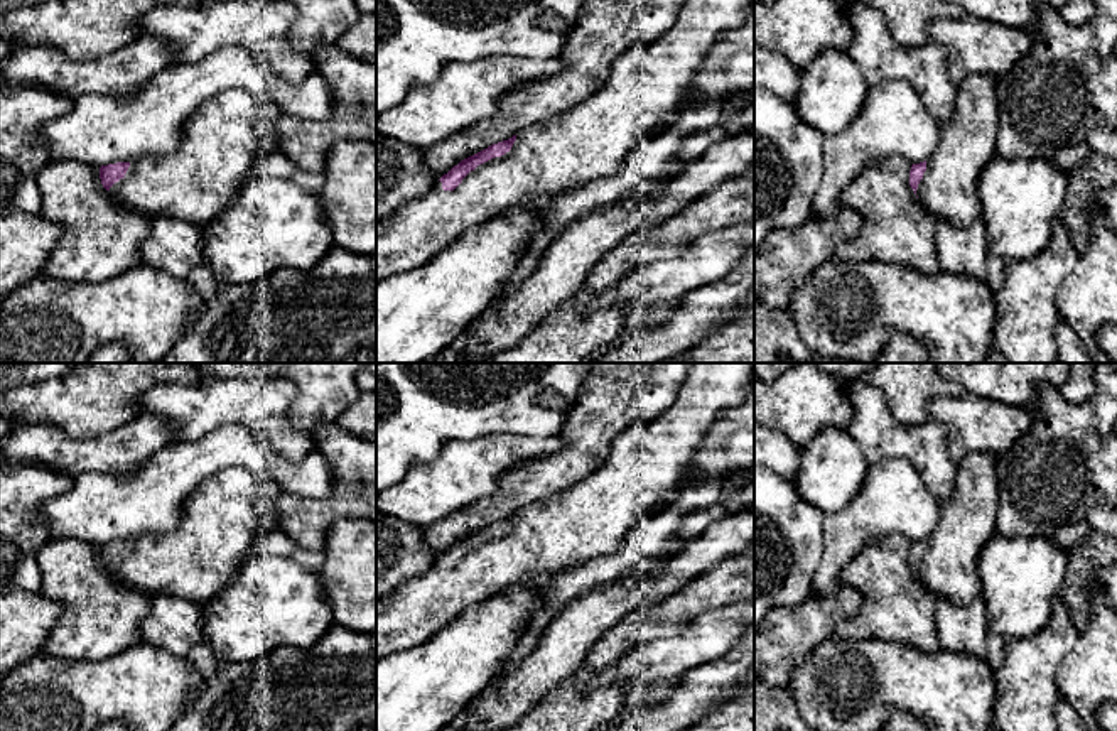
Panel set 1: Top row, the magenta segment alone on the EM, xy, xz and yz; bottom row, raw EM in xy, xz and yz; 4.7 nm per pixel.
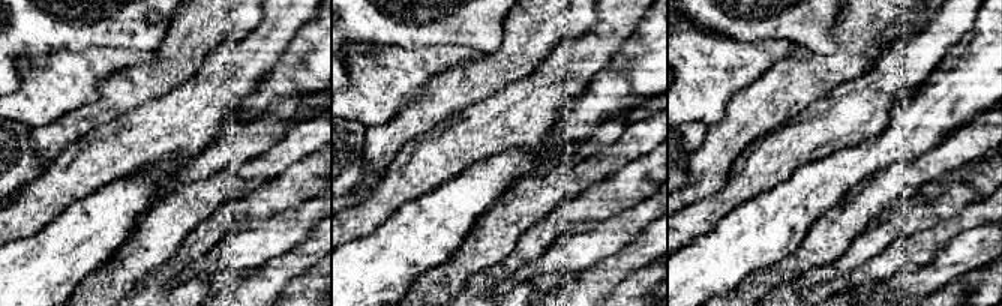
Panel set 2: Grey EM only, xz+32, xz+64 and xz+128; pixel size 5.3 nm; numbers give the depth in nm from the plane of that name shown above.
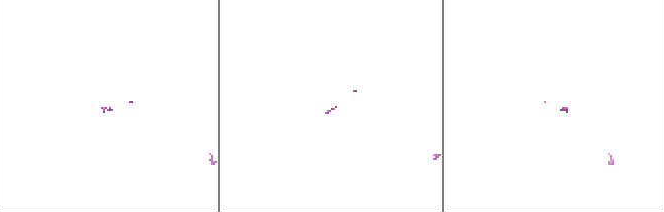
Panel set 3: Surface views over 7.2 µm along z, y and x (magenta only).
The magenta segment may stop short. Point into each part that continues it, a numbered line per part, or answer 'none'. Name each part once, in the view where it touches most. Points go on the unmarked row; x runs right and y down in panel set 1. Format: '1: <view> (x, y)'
1: xz (650, 460)

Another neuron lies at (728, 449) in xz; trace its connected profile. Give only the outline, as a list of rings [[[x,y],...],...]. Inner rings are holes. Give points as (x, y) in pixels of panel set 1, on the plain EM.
[[[754,368],[746,400],[719,415],[692,459],[688,476],[668,493],[658,513],[672,505],[683,486],[710,478],[732,478],[741,473],[754,476]]]

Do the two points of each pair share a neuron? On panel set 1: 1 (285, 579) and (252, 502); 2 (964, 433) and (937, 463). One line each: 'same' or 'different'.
1: different
2: different

